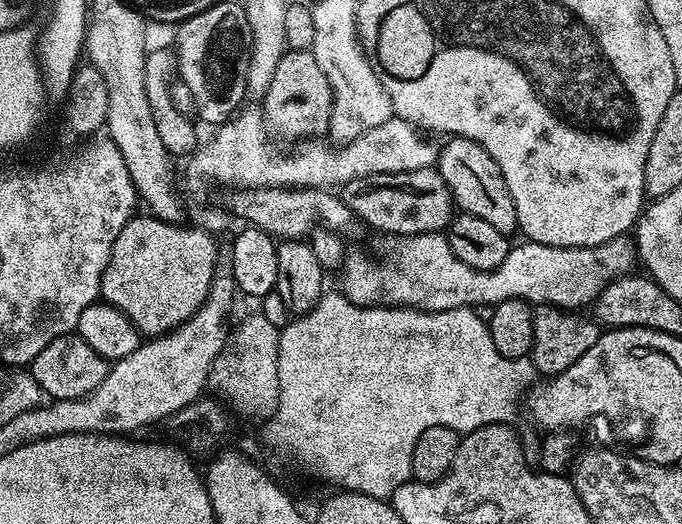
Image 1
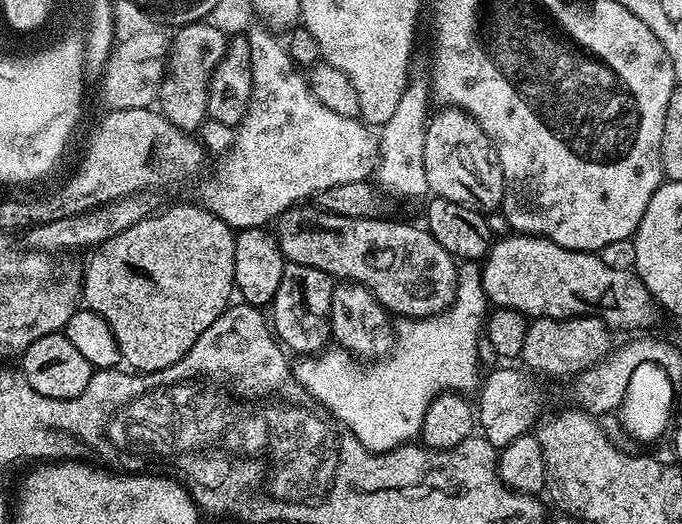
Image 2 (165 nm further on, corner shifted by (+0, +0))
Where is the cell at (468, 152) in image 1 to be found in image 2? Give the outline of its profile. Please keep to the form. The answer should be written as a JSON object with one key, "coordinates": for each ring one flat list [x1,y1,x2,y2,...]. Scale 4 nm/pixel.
{"coordinates":[[444,106,439,110,441,112,437,116,435,113,429,119,428,128,424,131,424,165,426,166,428,192,432,196,441,196,455,204,475,208,478,212,492,214,495,208,497,211,504,203,506,181,490,138,469,112,451,106]]}

